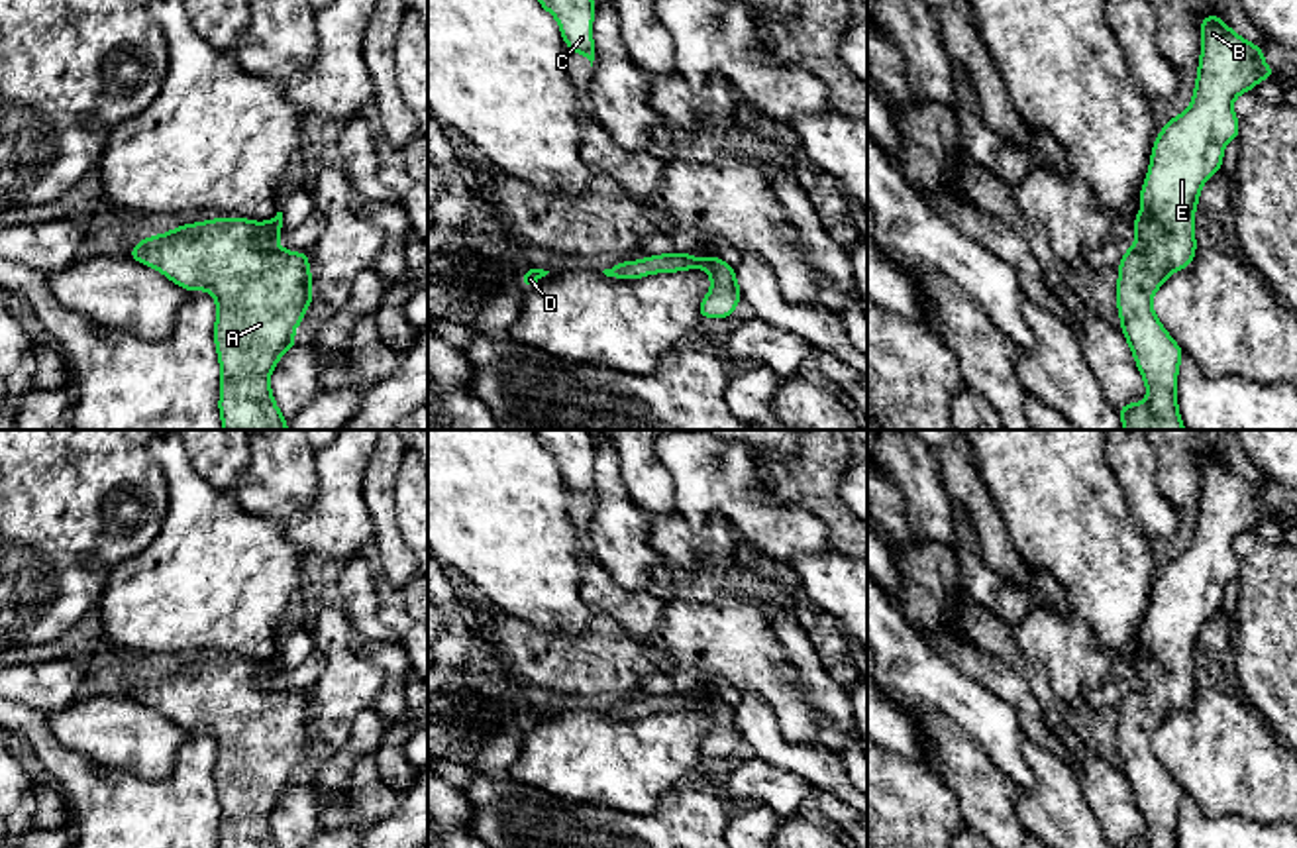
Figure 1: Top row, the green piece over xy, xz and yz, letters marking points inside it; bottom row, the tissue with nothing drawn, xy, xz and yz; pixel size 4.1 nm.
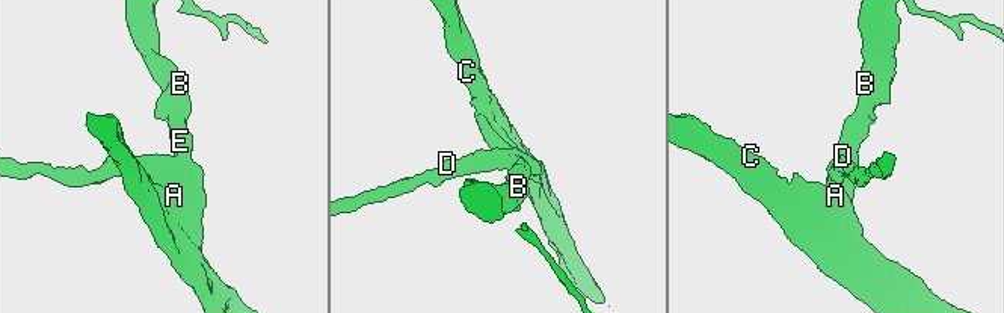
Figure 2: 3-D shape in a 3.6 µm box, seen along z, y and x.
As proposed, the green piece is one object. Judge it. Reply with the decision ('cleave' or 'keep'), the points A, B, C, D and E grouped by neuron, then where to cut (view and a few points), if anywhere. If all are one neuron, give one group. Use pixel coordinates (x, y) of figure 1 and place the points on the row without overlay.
keep; groups A B C D E; cut none

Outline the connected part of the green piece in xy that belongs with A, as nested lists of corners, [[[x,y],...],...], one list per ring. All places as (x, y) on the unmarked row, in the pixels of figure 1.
[[[283,652],[271,662],[216,658],[145,677],[126,693],[161,711],[181,728],[214,734],[218,746],[214,781],[222,807],[218,848],[277,848],[269,817],[277,801],[296,785],[292,771],[316,738],[310,728],[310,693],[279,687],[281,671]]]

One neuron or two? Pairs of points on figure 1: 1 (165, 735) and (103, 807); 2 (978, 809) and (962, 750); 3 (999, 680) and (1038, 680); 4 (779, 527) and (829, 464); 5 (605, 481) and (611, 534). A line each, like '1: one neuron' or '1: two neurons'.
1: two neurons
2: one neuron
3: two neurons
4: two neurons
5: one neuron

